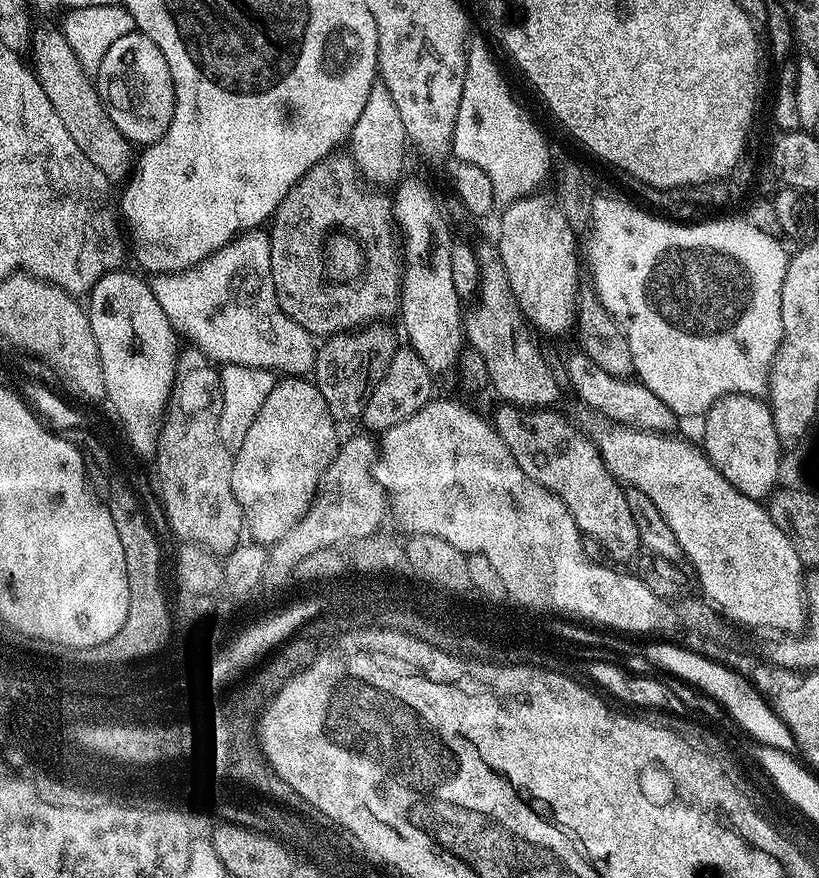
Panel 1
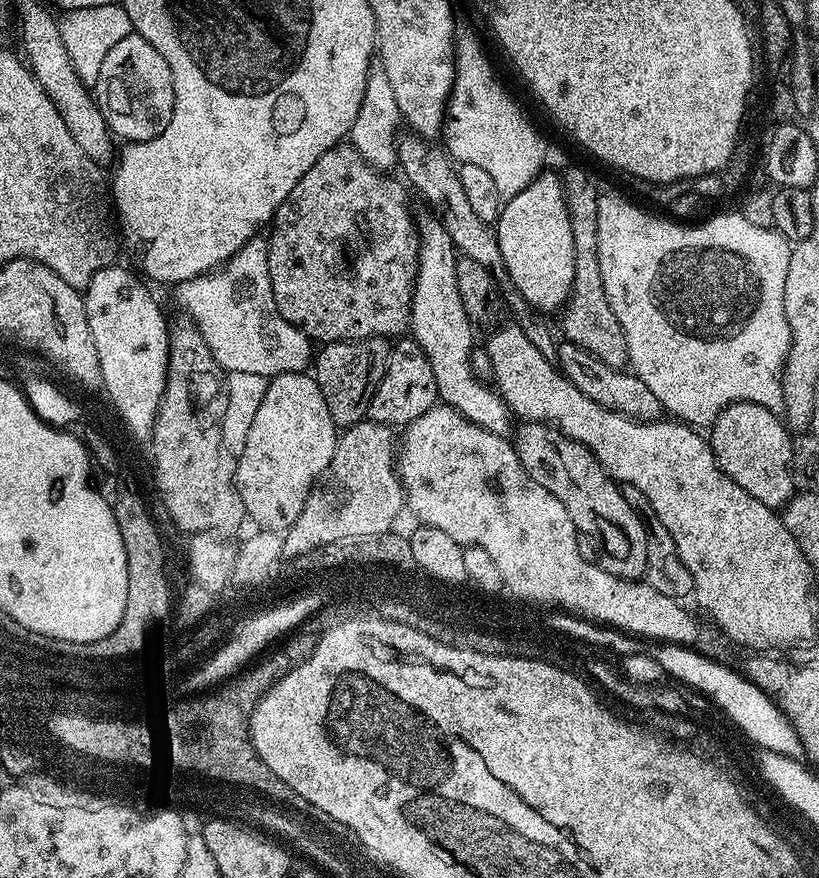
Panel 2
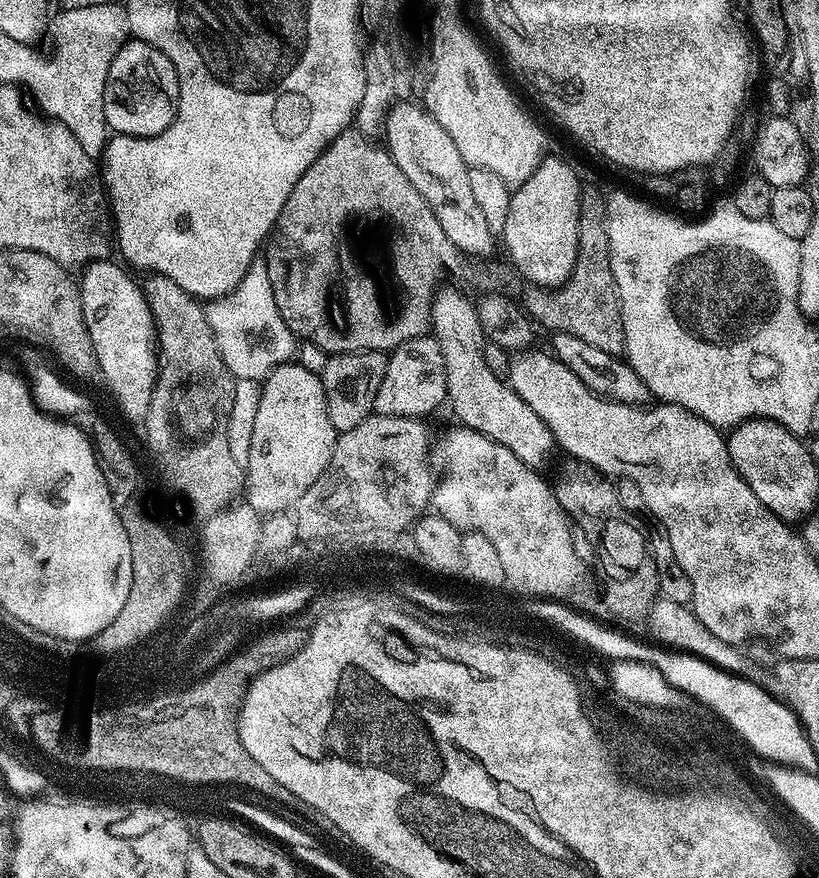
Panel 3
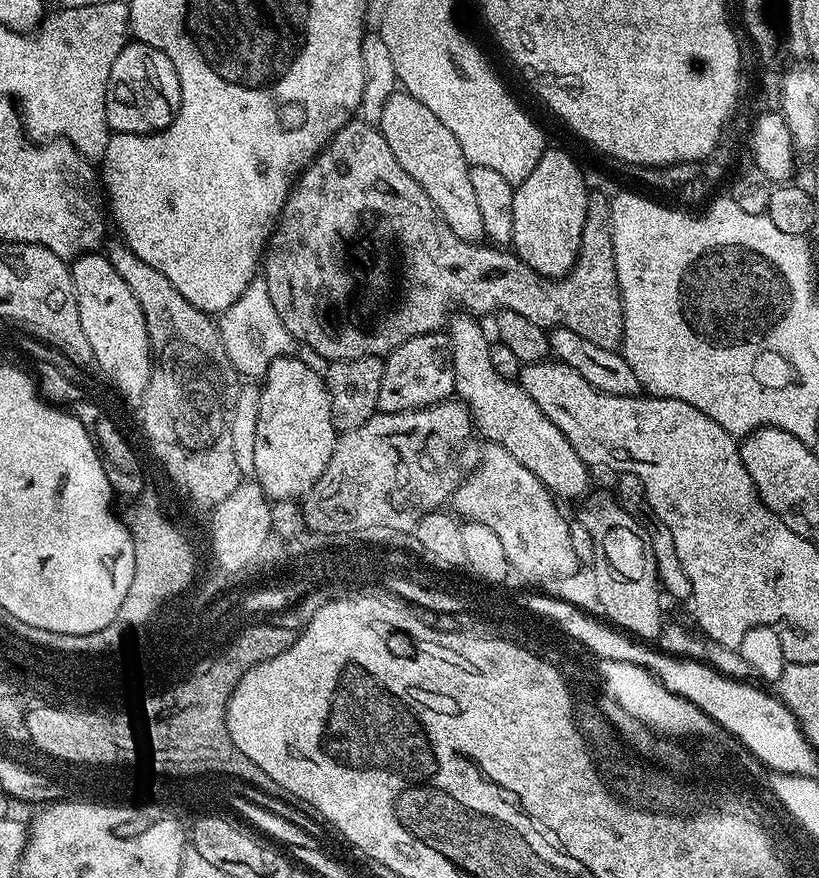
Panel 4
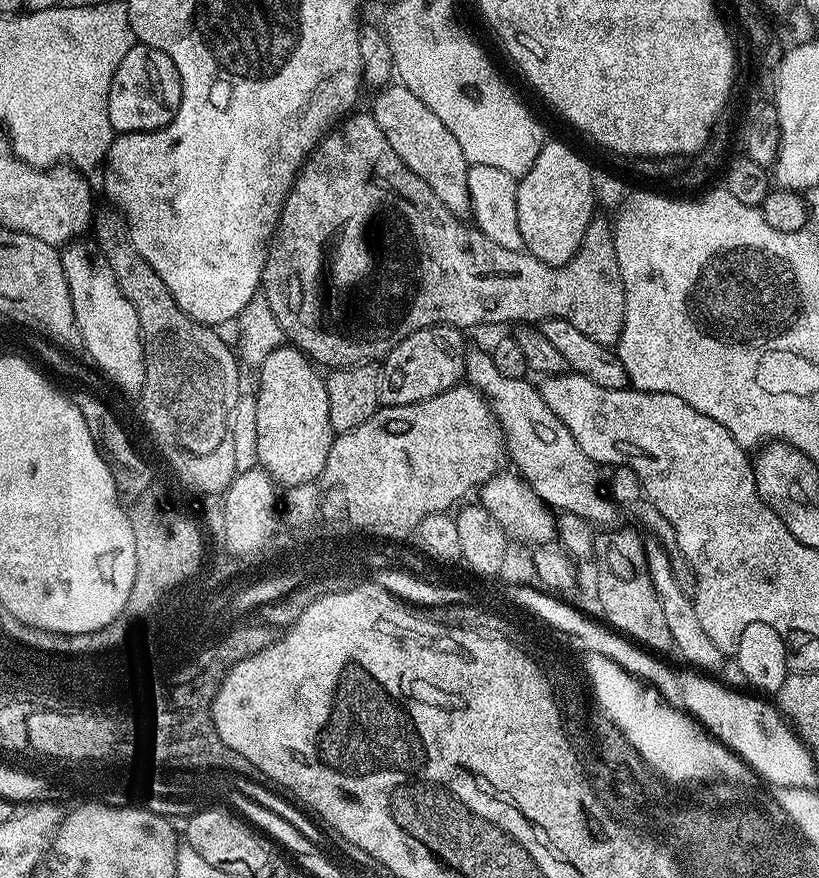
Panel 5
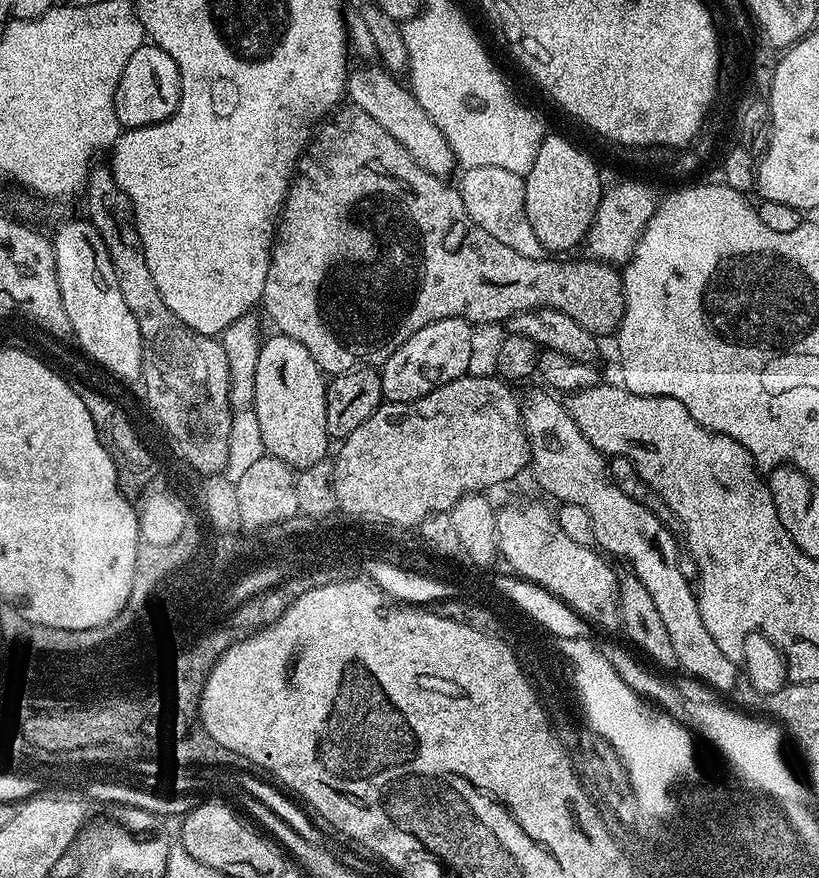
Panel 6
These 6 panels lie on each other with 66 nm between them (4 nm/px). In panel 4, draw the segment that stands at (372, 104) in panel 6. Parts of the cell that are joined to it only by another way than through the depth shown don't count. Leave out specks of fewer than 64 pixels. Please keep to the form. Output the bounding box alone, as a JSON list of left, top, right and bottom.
[378,90,485,241]

